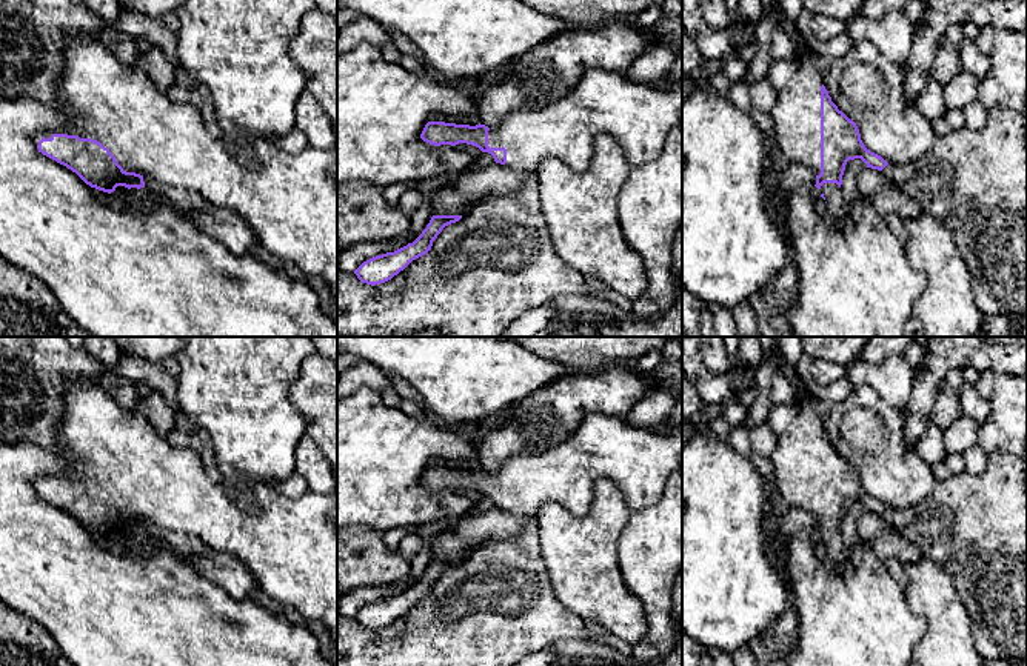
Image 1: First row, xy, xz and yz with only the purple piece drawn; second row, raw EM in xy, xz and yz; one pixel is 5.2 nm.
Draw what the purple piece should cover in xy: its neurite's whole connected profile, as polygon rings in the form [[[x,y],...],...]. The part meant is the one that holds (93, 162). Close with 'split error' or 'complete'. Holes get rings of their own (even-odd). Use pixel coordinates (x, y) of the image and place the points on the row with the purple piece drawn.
[[[86,32],[69,34],[62,43],[62,68],[55,80],[55,109],[68,122],[63,132],[34,134],[38,152],[75,172],[86,185],[103,192],[117,186],[145,188],[143,178],[177,186],[202,195],[216,208],[237,212],[249,225],[260,243],[273,255],[293,261],[308,278],[320,278],[337,300],[337,181],[331,178],[333,152],[306,146],[289,154],[268,140],[249,143],[260,162],[259,168],[242,165],[237,155],[212,135],[191,102],[177,100],[159,91],[145,65],[123,63],[100,38]]]; split error

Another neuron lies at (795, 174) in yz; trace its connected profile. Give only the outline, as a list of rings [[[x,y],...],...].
[[[788,163],[779,178],[776,194],[768,200],[771,217],[776,223],[776,228],[781,237],[785,241],[788,255],[793,255],[793,248],[791,248],[791,240],[790,240],[787,225],[785,225],[785,212],[787,212],[790,195],[802,183],[816,185],[816,175],[802,165]]]

